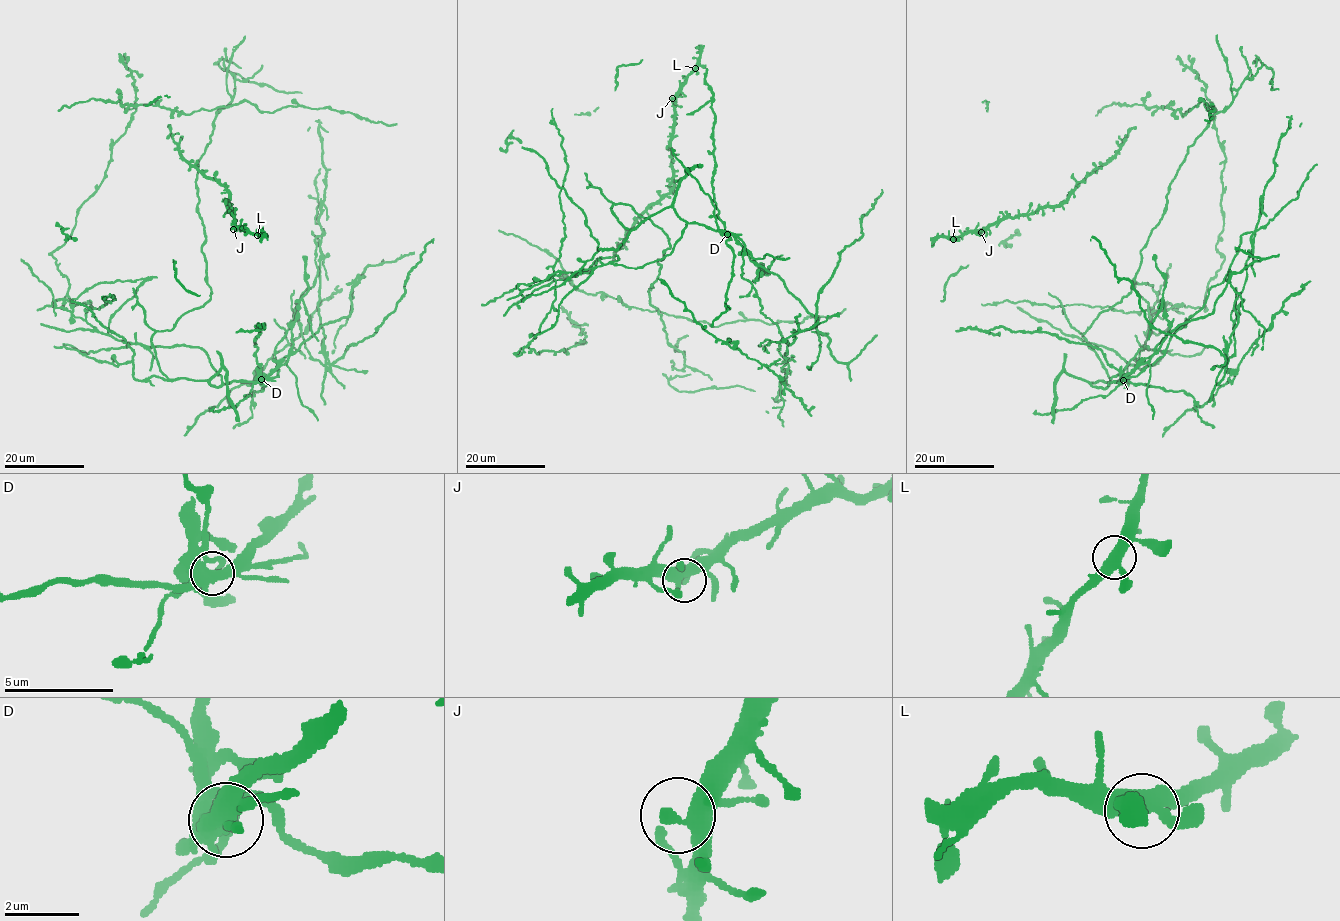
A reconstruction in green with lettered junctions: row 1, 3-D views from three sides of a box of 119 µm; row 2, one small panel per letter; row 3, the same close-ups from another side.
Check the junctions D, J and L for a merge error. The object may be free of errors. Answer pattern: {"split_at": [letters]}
{"split_at": ["D"]}

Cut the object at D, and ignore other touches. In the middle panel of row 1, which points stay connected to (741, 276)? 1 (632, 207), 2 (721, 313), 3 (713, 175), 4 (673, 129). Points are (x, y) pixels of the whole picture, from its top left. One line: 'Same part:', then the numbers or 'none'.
Same part: 4

